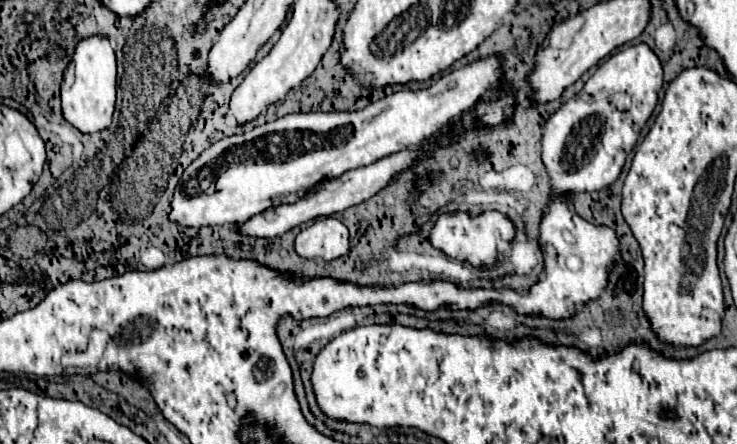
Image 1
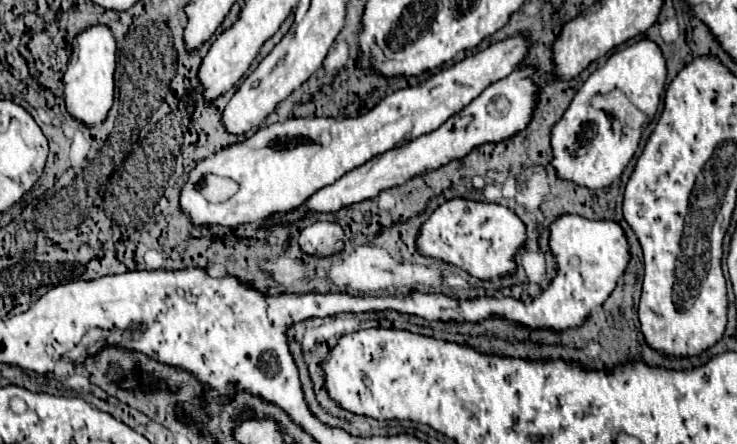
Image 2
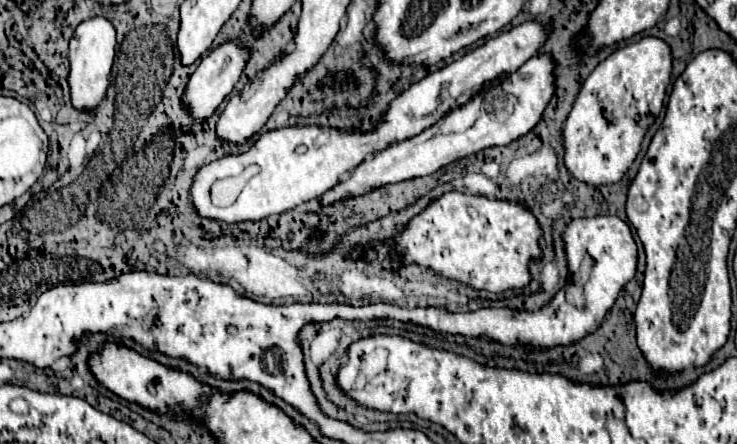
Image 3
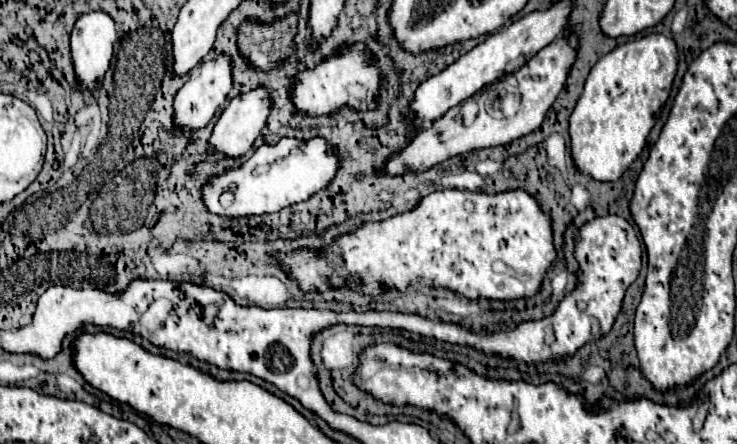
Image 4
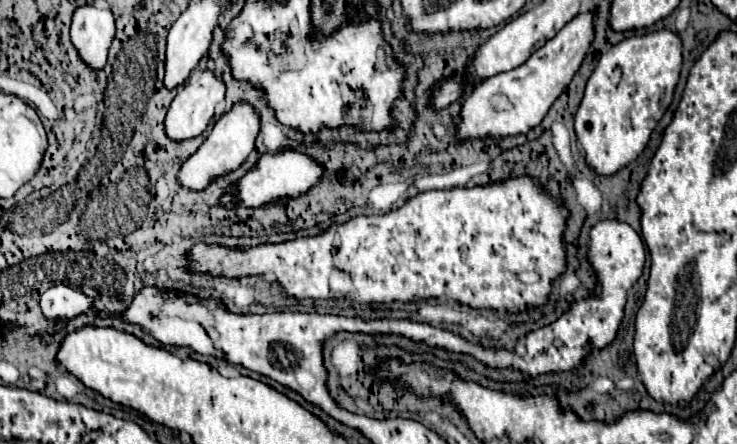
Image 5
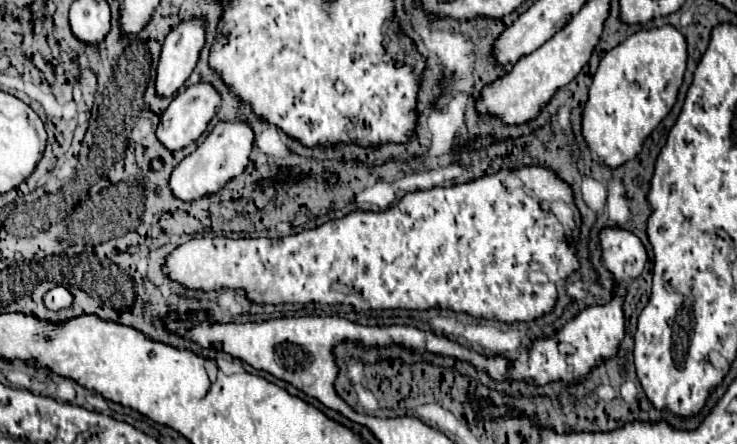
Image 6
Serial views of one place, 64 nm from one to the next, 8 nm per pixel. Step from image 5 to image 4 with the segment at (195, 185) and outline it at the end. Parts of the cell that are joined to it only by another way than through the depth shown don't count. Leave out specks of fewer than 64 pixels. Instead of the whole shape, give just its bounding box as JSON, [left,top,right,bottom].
[206,88,270,162]

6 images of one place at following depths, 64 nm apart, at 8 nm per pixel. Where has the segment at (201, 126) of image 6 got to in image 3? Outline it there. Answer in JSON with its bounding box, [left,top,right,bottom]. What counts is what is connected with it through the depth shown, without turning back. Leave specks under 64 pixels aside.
[182,42,248,122]

